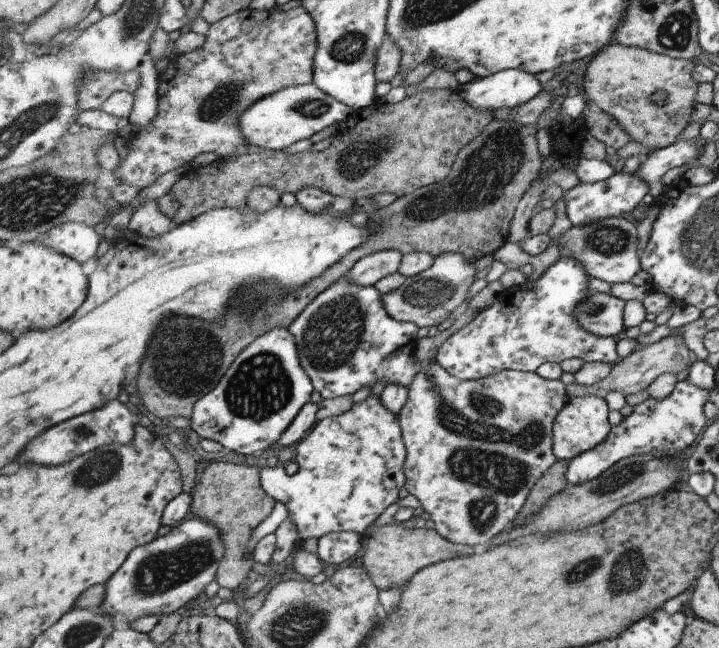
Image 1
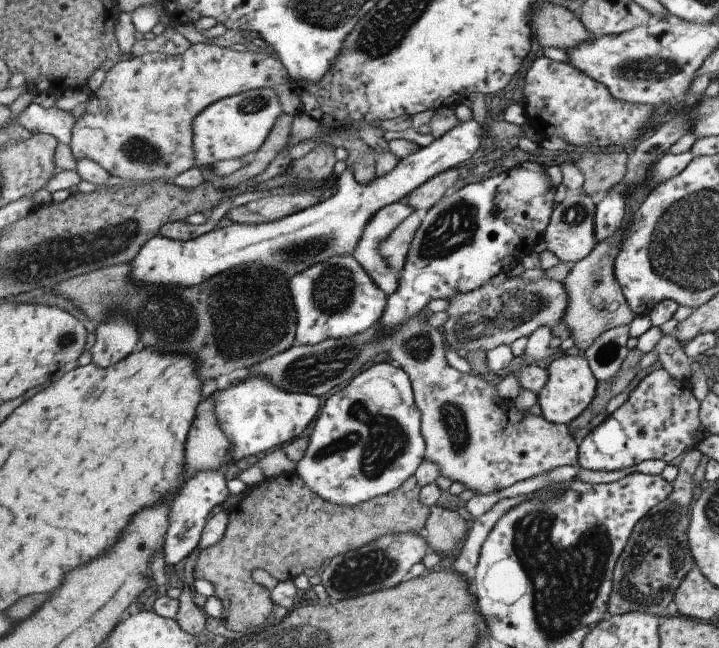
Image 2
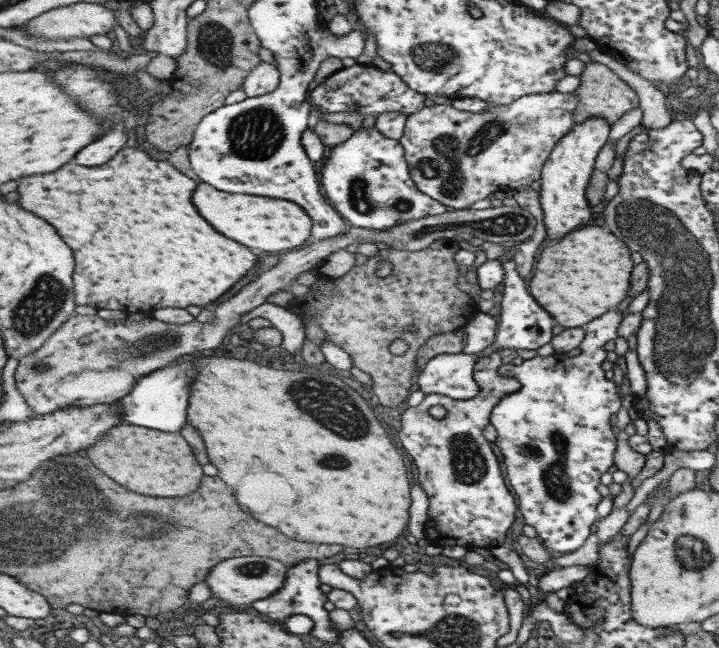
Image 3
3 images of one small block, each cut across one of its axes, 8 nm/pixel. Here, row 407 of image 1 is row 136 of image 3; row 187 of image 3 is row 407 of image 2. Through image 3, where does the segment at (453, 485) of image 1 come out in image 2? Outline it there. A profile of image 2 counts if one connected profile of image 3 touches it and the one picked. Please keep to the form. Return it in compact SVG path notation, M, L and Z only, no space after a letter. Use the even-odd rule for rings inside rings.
M423 310L417 317L411 318L398 332L395 334L395 338L391 338L389 342L385 342L389 355L393 361L399 364L406 371L406 374L410 376L412 386L414 388L414 400L417 403L419 411L422 412L422 434L426 440L426 460L430 463L436 464L440 469L440 474L446 477L452 482L459 482L465 485L466 489L474 490L477 495L491 495L505 490L517 482L523 482L523 480L529 480L529 478L535 478L535 476L541 476L541 474L547 474L549 470L555 470L559 466L574 465L579 466L579 450L580 446L577 446L575 438L573 438L569 426L564 423L551 423L546 420L543 415L535 416L533 412L528 410L521 410L517 404L512 404L508 400L503 400L499 396L499 388L495 385L495 380L478 374L463 373L456 370L447 359L447 339L442 330L434 328L428 324L429 312Z

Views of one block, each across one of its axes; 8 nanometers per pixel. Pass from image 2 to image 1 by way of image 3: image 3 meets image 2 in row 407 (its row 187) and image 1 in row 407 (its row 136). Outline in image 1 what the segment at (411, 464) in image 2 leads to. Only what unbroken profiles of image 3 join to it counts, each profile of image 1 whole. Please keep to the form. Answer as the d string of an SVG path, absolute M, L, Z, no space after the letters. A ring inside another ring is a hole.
M369 395L359 404L349 404L343 414L325 418L309 430L308 436L298 442L295 448L294 460L298 463L295 475L289 476L281 468L266 467L260 470L264 491L285 504L288 518L296 526L299 538L294 541L294 550L309 538L321 539L333 532L350 531L362 534L391 504L399 500L399 492L406 487L407 481L403 470L407 448L399 420L400 416L395 412L391 414L391 410L379 397Z

